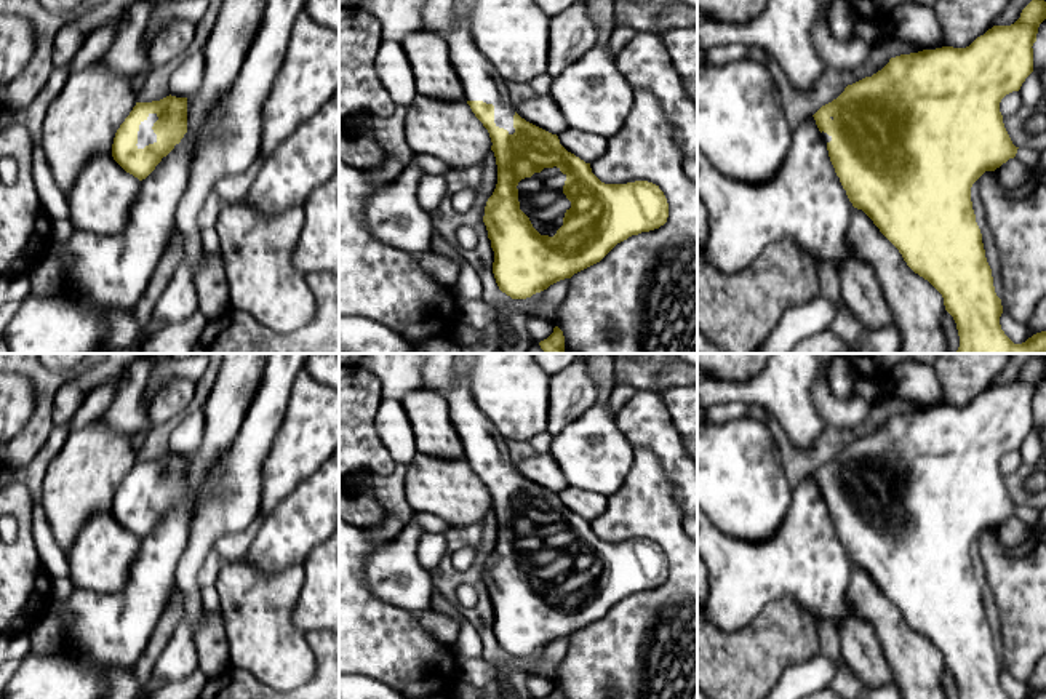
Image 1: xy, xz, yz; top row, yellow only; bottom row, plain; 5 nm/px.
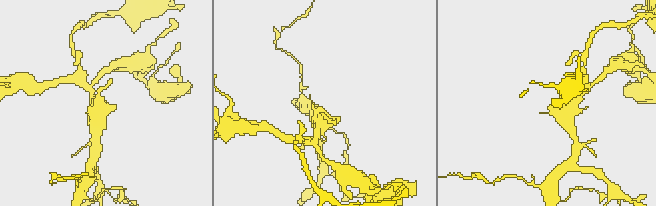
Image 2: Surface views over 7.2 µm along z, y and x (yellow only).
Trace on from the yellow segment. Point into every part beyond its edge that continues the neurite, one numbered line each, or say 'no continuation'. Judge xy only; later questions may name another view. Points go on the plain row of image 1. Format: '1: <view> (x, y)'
1: xy (146, 493)

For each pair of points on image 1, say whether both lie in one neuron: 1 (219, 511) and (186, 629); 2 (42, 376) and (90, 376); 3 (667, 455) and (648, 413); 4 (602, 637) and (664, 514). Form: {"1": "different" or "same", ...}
{"1": "same", "2": "different", "3": "same", "4": "same"}

